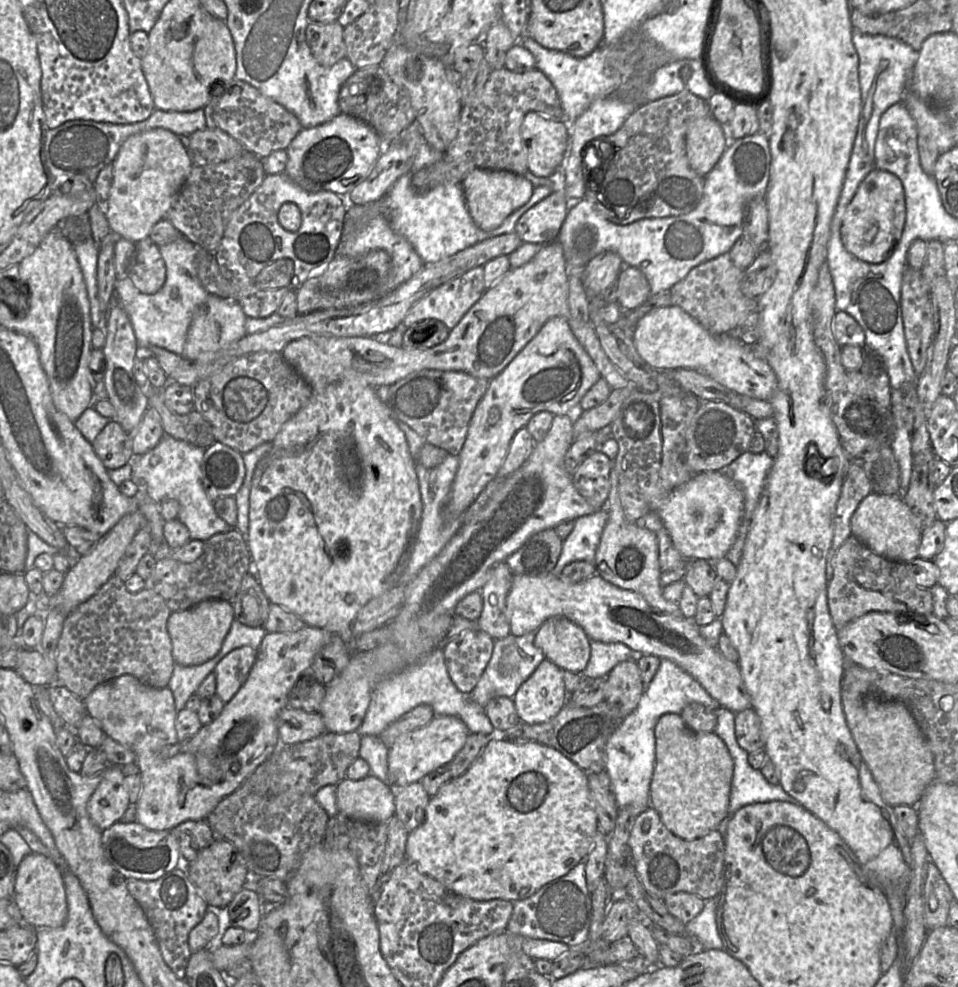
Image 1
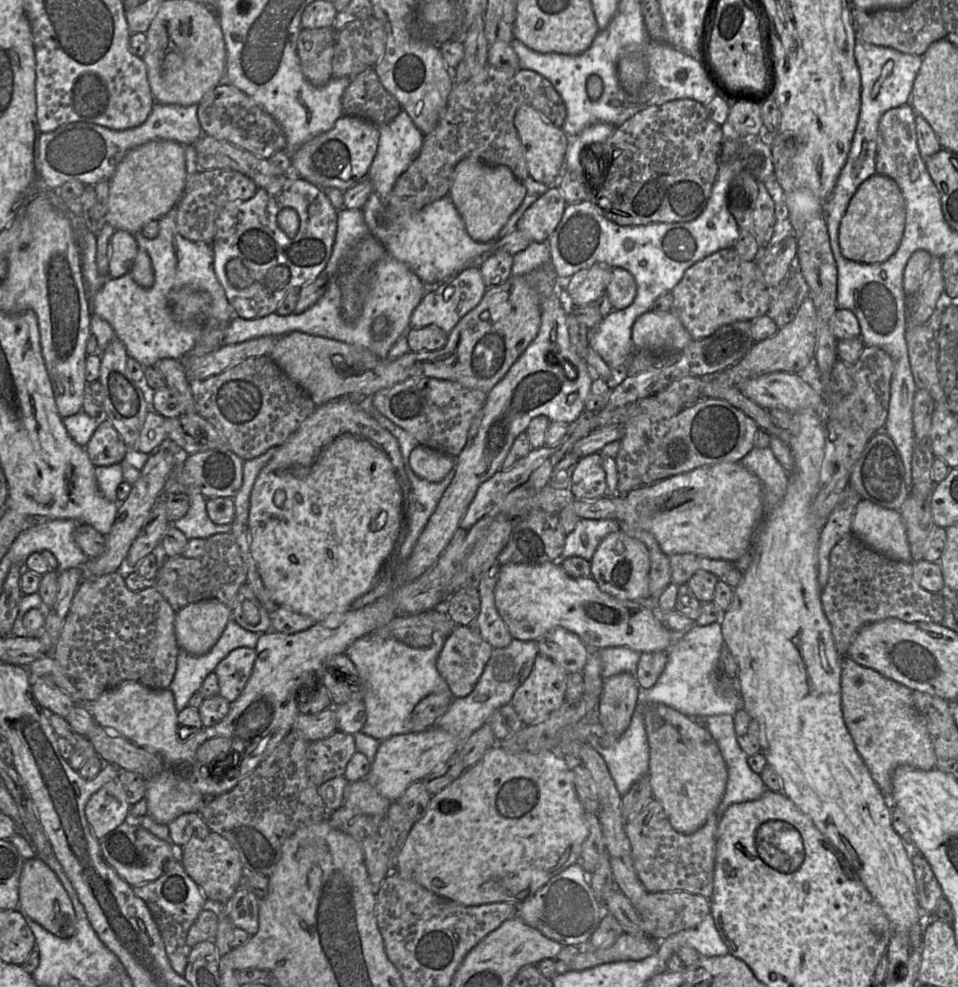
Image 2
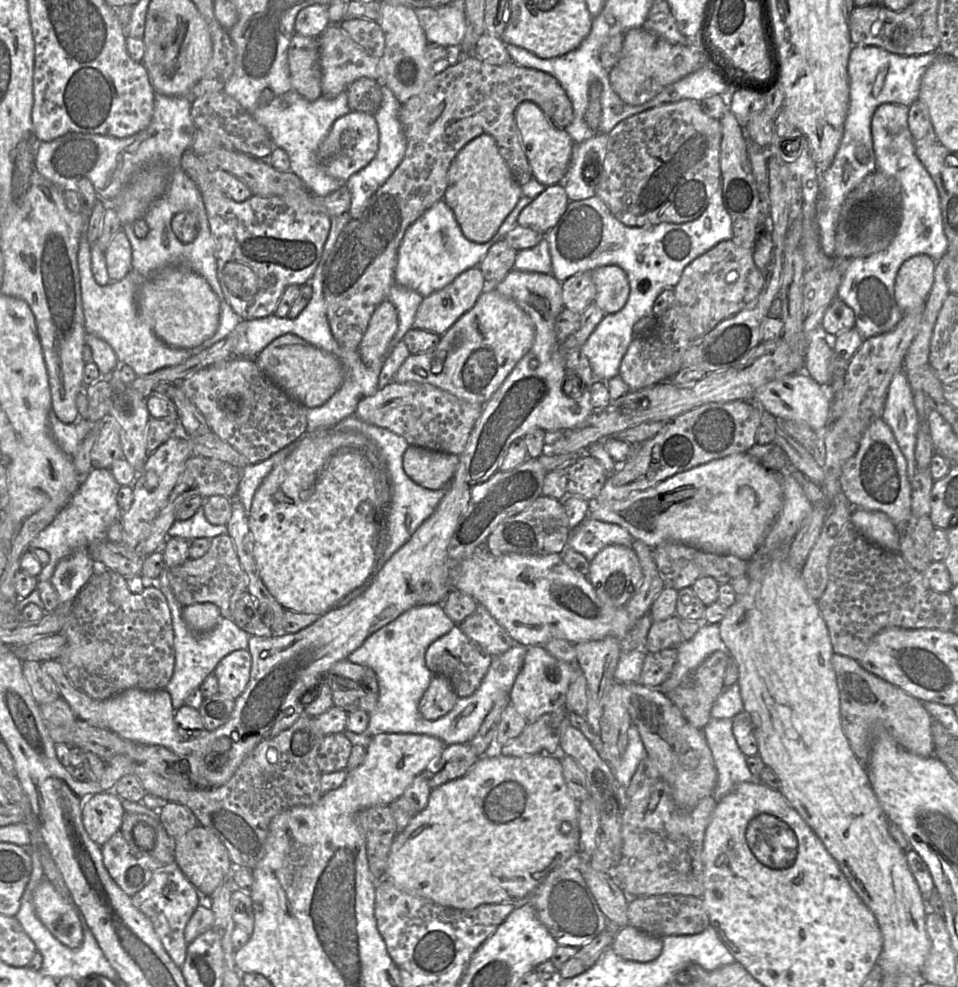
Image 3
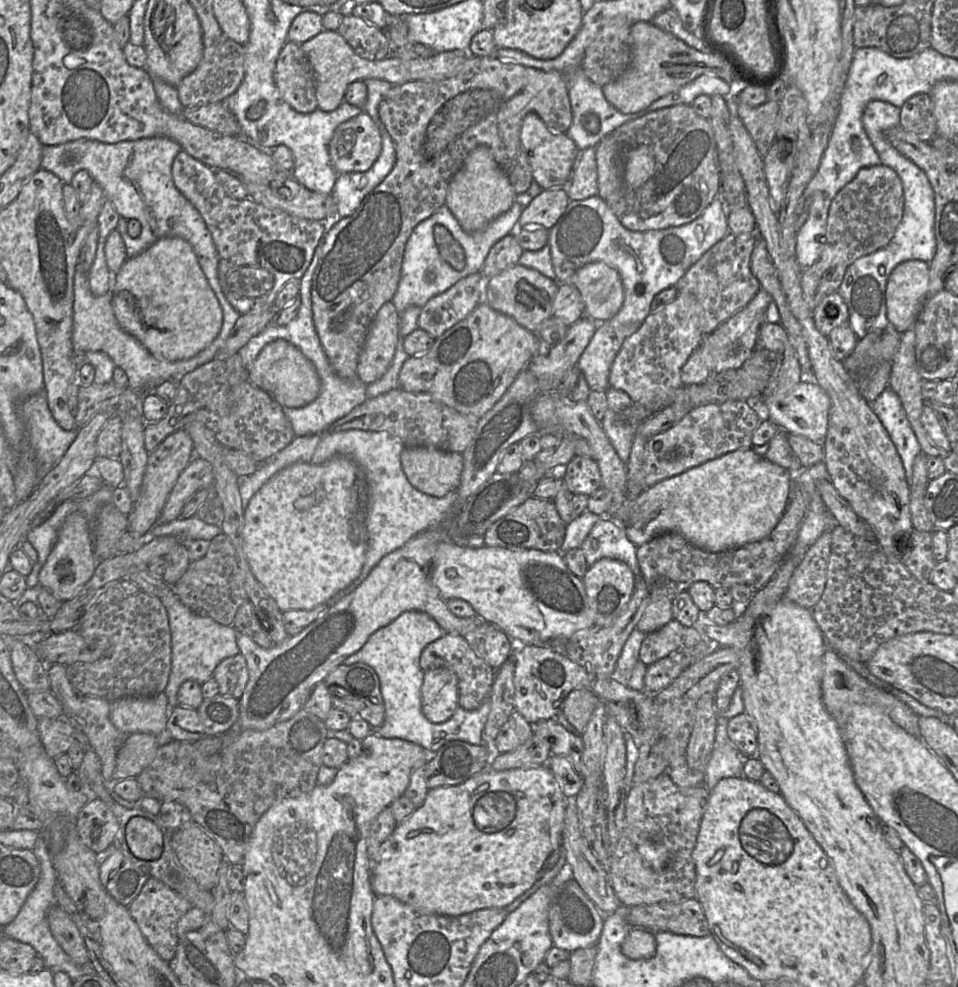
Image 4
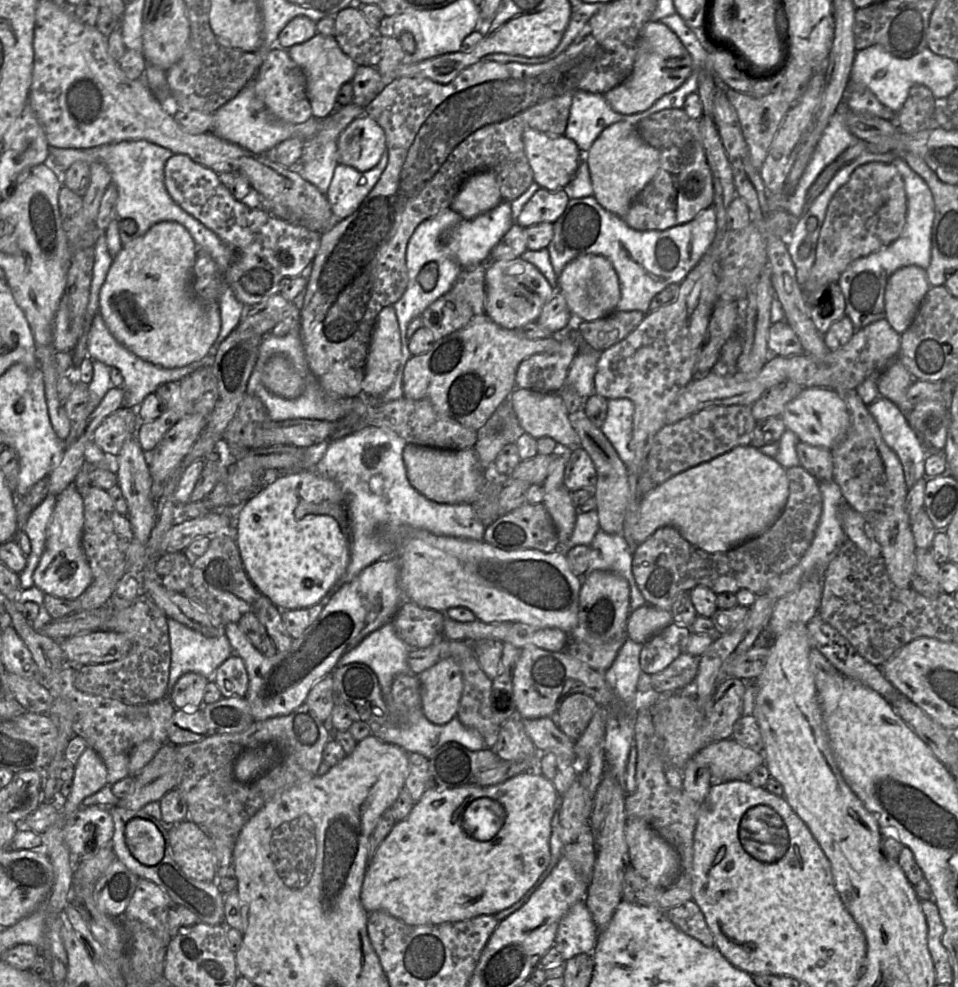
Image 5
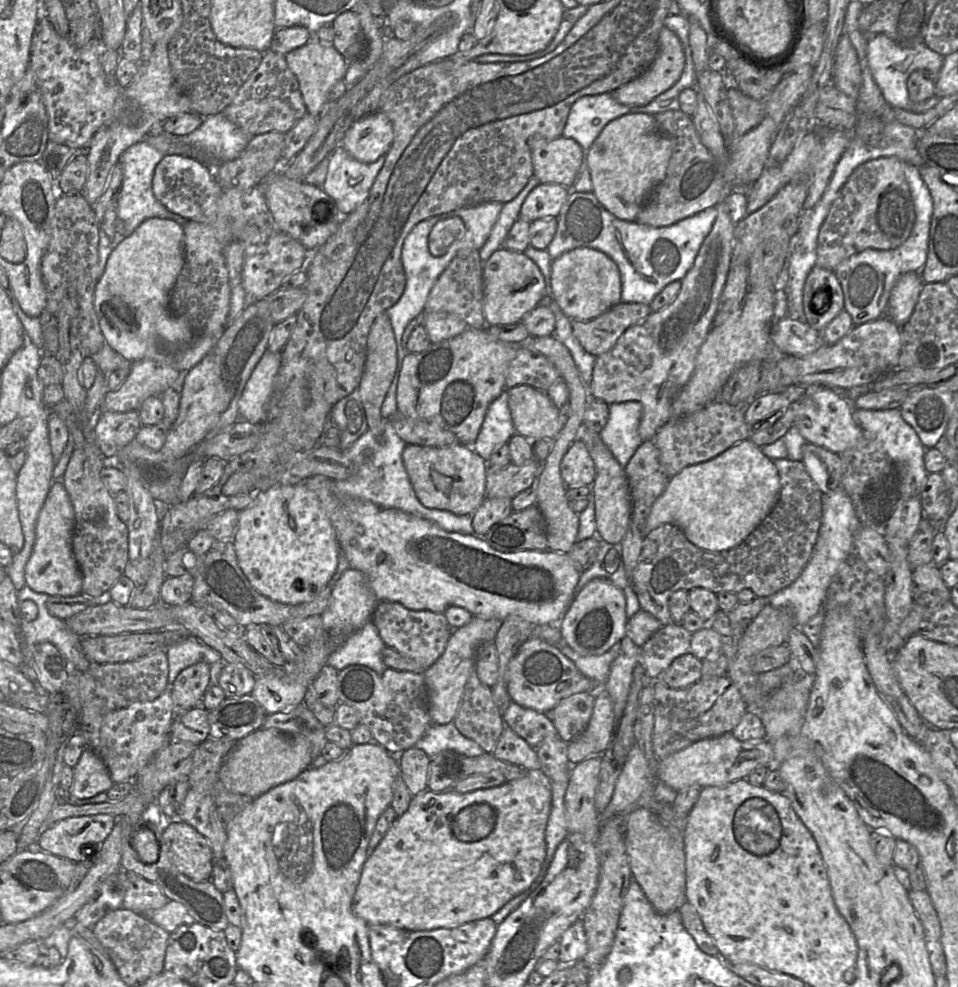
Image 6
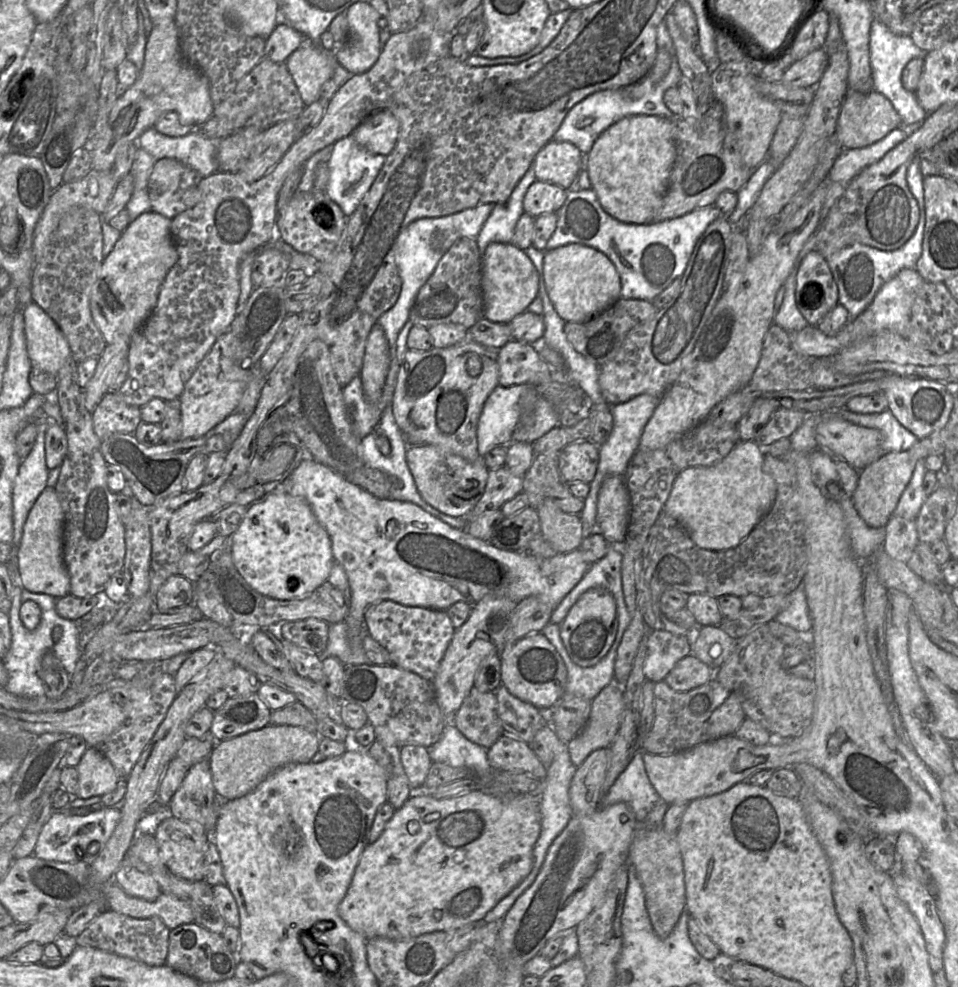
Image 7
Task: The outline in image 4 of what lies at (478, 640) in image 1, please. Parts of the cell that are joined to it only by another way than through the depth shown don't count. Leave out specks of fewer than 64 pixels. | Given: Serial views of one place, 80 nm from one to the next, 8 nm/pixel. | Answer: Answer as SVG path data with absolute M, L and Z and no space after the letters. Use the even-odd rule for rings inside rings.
M445 634L428 644L420 655L419 664L424 672L437 668L448 668L455 672L458 678L458 706L464 710L478 708L490 695L496 670L479 657L461 635Z

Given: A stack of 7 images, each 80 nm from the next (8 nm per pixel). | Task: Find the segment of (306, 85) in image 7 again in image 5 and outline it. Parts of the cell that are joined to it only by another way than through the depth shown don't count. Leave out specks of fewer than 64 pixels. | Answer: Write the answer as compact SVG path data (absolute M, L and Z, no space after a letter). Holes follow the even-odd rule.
M315 35L310 40L292 46L290 58L302 69L307 80L307 95L311 104L312 118L325 119L338 108L337 96L341 87L351 82L357 64L340 48L334 36Z

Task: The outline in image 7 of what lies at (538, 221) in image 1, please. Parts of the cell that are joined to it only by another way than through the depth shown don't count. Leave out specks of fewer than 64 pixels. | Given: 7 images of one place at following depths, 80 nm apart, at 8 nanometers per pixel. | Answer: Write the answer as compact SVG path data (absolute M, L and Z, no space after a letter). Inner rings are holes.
M536 179L524 196L524 212L534 218L544 213L557 212L564 204L567 193L568 190L558 185Z

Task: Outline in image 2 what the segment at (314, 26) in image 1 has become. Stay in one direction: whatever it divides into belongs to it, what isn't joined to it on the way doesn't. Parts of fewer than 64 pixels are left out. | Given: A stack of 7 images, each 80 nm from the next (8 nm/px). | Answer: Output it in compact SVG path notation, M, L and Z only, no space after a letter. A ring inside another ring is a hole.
M333 28L302 29L297 53L302 72L312 85L325 86L332 78L336 31Z

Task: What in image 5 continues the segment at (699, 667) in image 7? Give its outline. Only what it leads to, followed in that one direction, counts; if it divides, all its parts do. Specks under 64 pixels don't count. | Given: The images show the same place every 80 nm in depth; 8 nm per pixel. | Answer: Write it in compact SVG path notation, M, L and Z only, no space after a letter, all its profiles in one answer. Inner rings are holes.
M687 652L680 654L669 666L651 675L651 685L657 692L678 690L691 683L698 671L700 657Z

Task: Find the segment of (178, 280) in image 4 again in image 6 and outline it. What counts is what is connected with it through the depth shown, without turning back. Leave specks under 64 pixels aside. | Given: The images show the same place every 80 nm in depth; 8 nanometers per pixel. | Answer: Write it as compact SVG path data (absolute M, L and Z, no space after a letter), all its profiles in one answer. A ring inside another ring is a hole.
M148 218L132 234L125 236L112 250L105 271L94 290L94 307L106 343L130 362L152 359L166 363L180 372L188 372L210 351L216 339L196 338L186 318L179 318L170 308L170 294L184 265L183 226L165 218Z

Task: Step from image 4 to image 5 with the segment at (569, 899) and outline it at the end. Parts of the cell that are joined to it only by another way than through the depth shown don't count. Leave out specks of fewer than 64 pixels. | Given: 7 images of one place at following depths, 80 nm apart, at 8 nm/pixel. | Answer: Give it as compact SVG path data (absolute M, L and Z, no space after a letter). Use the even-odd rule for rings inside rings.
M585 901L574 904L561 919L555 944L564 961L580 953L591 953L596 945L599 930Z

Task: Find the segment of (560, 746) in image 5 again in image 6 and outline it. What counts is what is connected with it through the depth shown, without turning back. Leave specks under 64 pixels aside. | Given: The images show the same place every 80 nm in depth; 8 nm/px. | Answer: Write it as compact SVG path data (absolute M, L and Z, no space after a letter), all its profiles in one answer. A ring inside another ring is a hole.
M514 701L502 713L502 718L505 726L532 747L537 747L545 737L557 734L553 721L543 712L523 707Z

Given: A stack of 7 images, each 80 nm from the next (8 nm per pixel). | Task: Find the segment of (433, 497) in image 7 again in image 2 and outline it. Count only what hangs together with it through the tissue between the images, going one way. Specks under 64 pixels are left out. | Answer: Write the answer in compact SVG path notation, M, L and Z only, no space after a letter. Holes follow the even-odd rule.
M417 445L410 453L413 472L429 482L441 481L456 466L456 459L425 445Z

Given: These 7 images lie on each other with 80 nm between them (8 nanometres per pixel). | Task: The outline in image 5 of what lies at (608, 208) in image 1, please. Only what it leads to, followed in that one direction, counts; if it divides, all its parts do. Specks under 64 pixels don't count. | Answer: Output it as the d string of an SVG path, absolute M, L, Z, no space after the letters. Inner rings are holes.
M683 108L664 109L641 120L636 129L641 138L660 153L660 166L631 204L623 220L635 230L665 230L693 220L706 208L713 206L714 185L710 166L701 143L699 122L690 118Z

